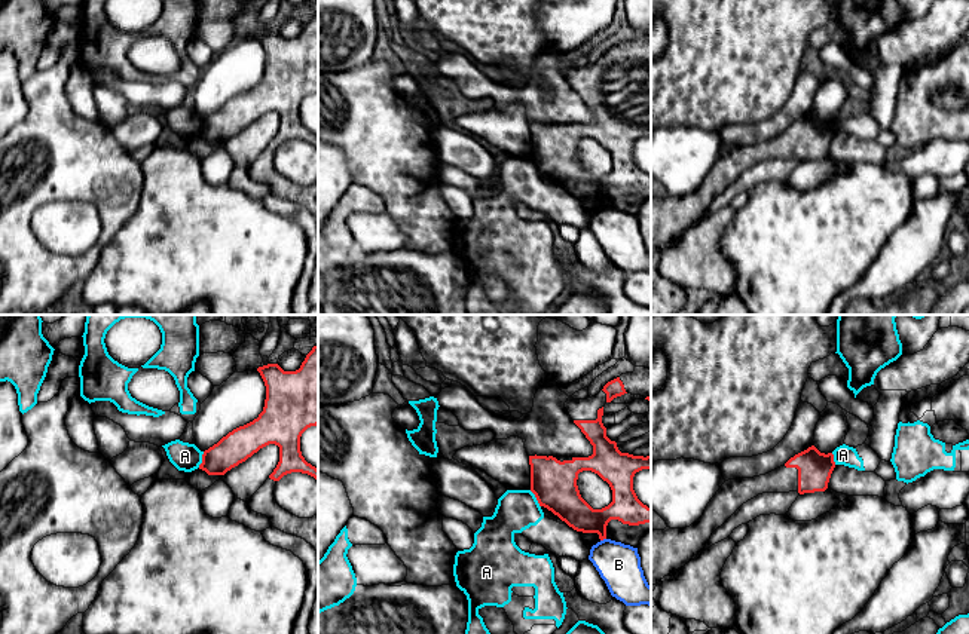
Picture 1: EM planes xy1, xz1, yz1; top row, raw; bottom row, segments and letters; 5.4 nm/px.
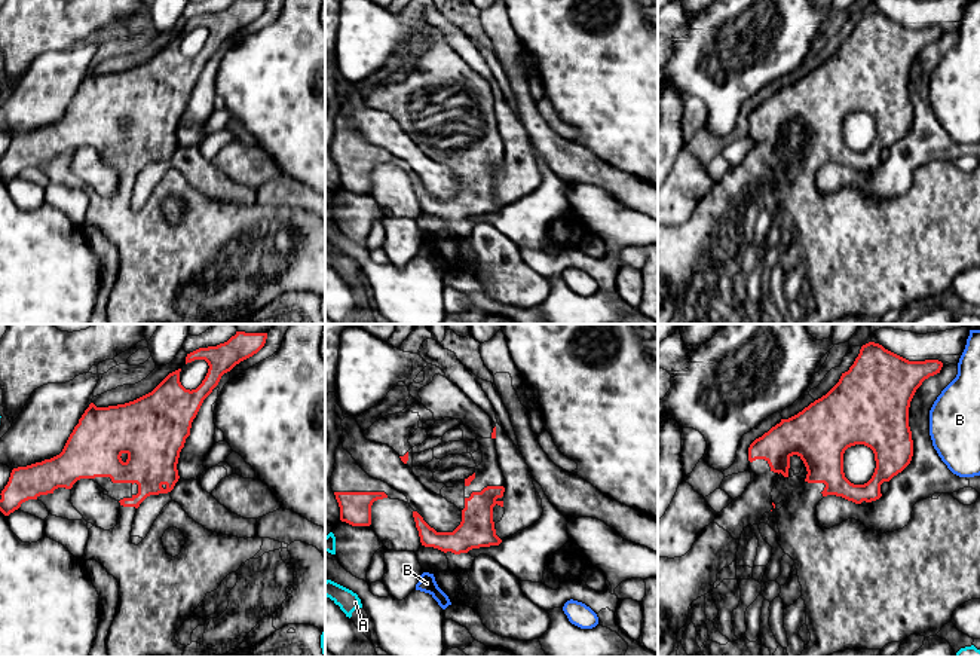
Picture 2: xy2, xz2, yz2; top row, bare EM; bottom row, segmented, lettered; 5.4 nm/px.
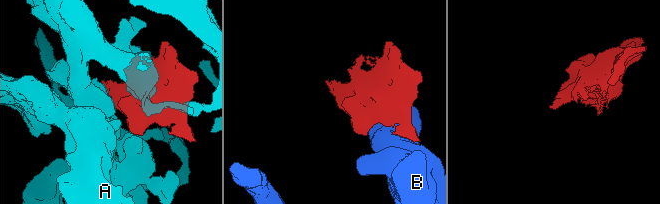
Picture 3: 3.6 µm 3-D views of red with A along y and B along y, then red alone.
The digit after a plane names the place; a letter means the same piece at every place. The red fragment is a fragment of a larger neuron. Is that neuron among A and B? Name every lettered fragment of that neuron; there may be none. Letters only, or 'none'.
none

